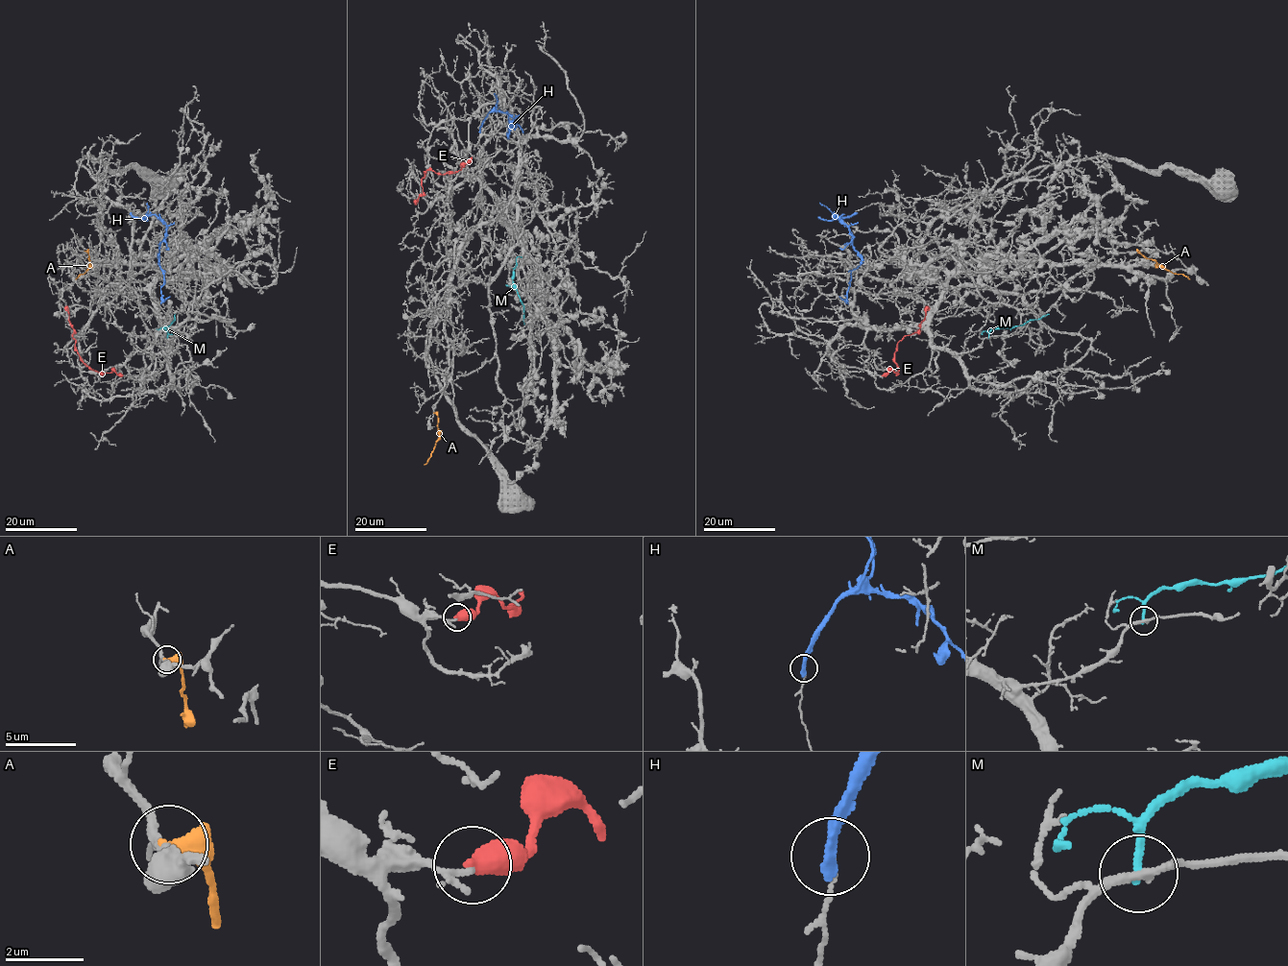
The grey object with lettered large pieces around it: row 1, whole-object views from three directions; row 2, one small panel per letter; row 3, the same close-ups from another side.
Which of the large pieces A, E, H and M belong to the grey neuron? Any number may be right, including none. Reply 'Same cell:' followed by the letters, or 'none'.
Same cell: none

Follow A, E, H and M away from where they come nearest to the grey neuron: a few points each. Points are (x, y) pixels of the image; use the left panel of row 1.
A: (85, 251), (88, 254), (89, 267), (75, 279)
E: (122, 375), (112, 370), (98, 373), (83, 362), (72, 337), (73, 329), (65, 305)
H: (131, 213), (140, 218), (157, 217), (167, 229), (158, 264), (163, 272), (161, 297), (169, 296)
M: (167, 337), (164, 327), (175, 319), (175, 314)

